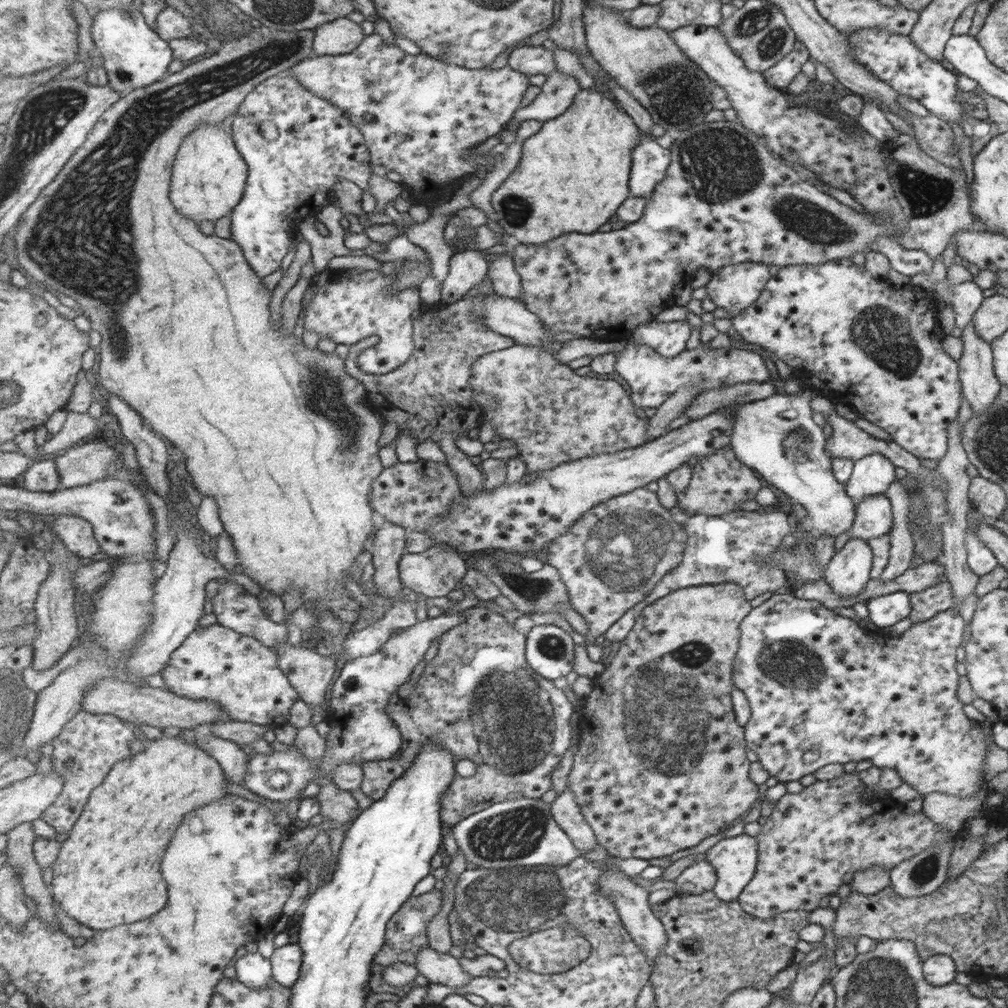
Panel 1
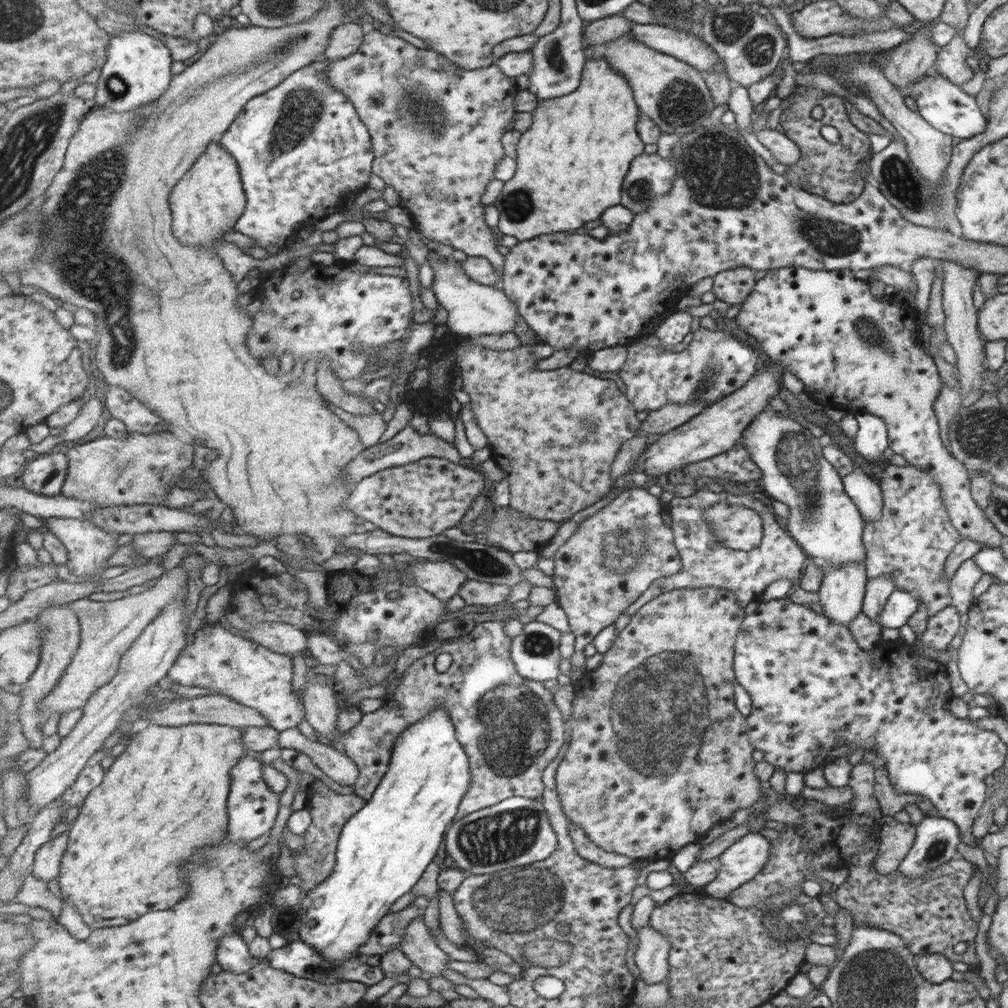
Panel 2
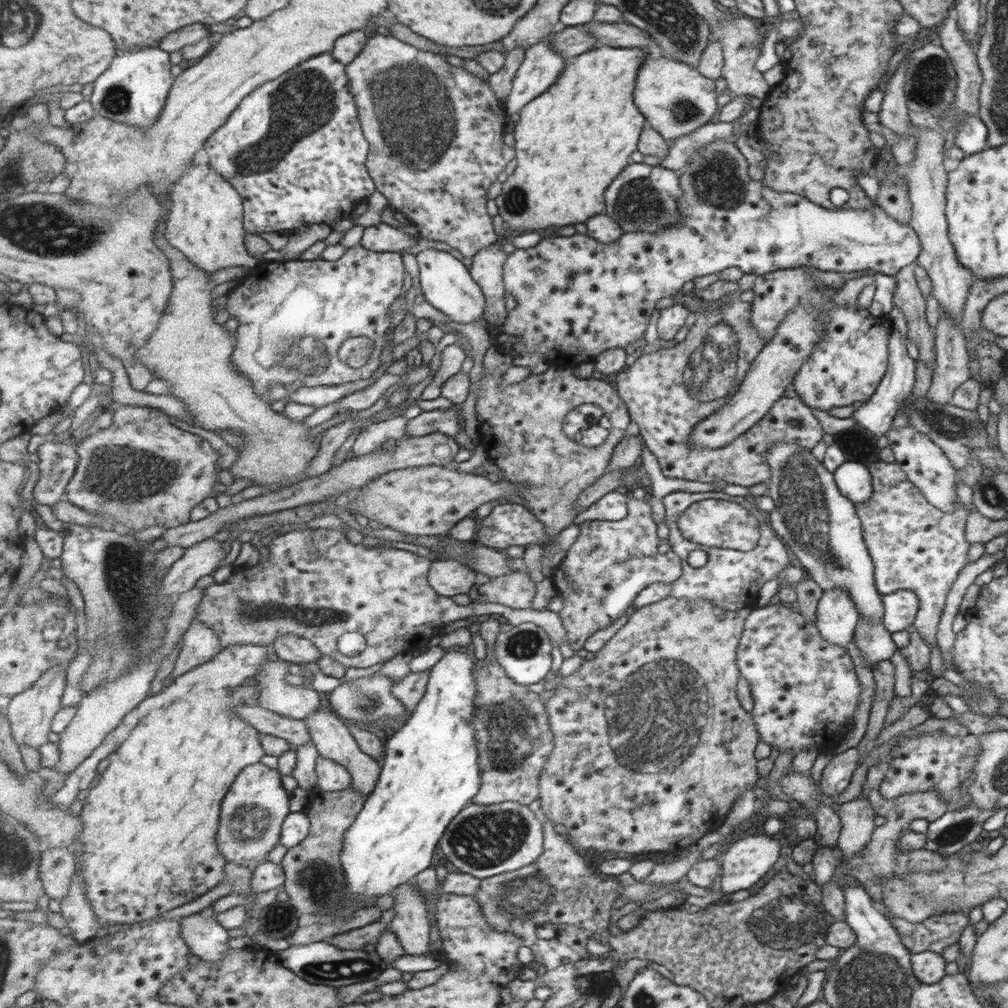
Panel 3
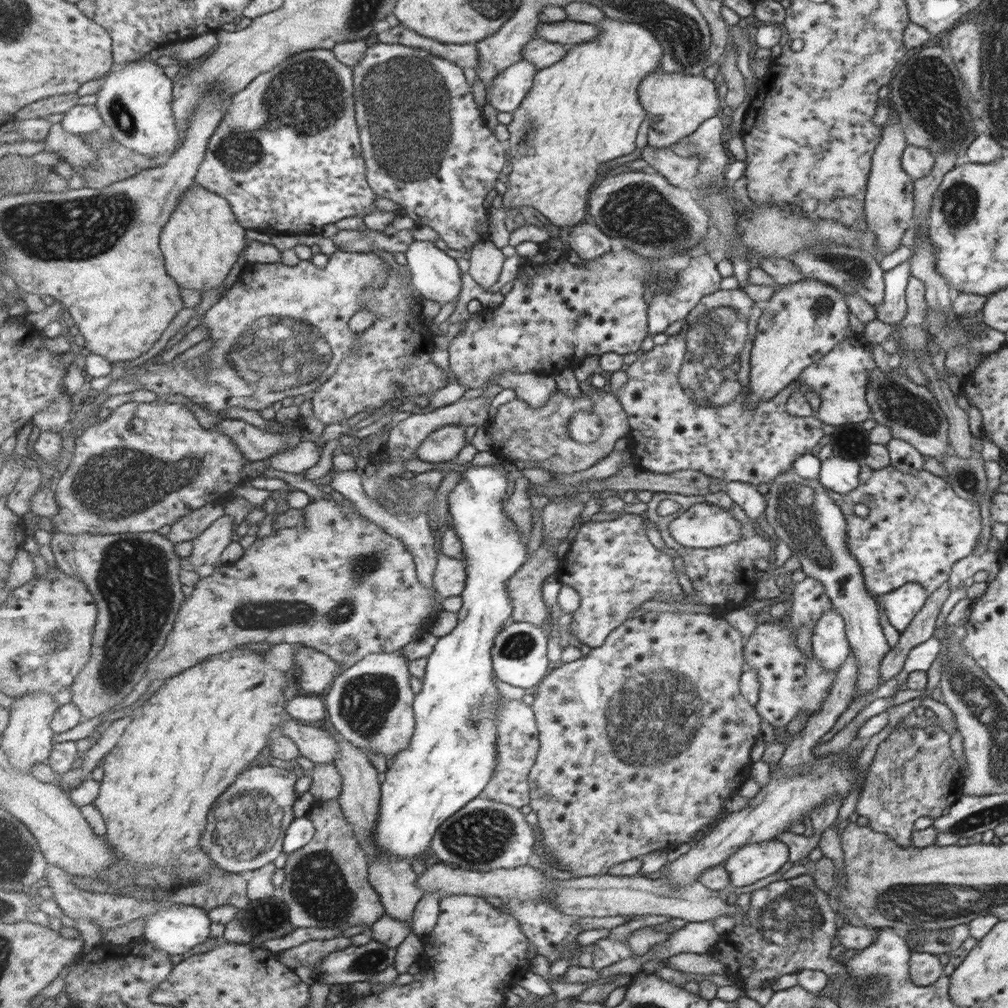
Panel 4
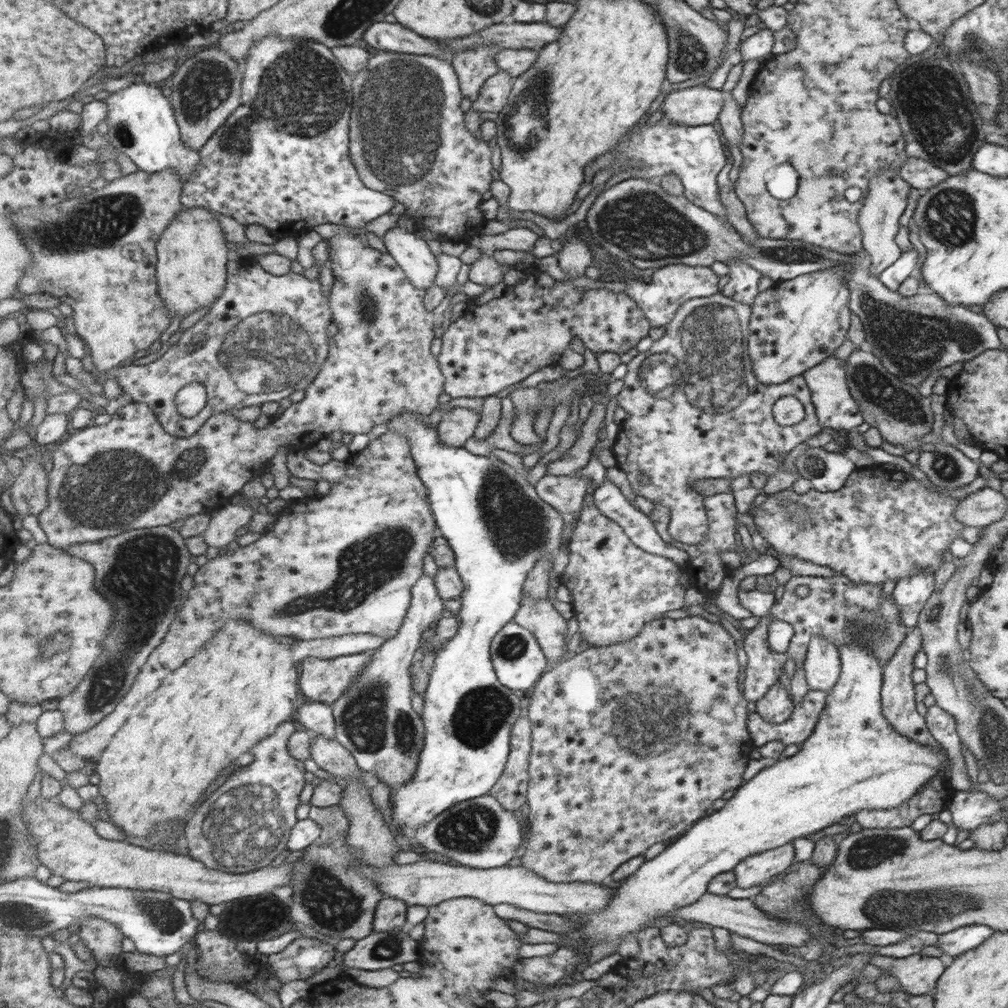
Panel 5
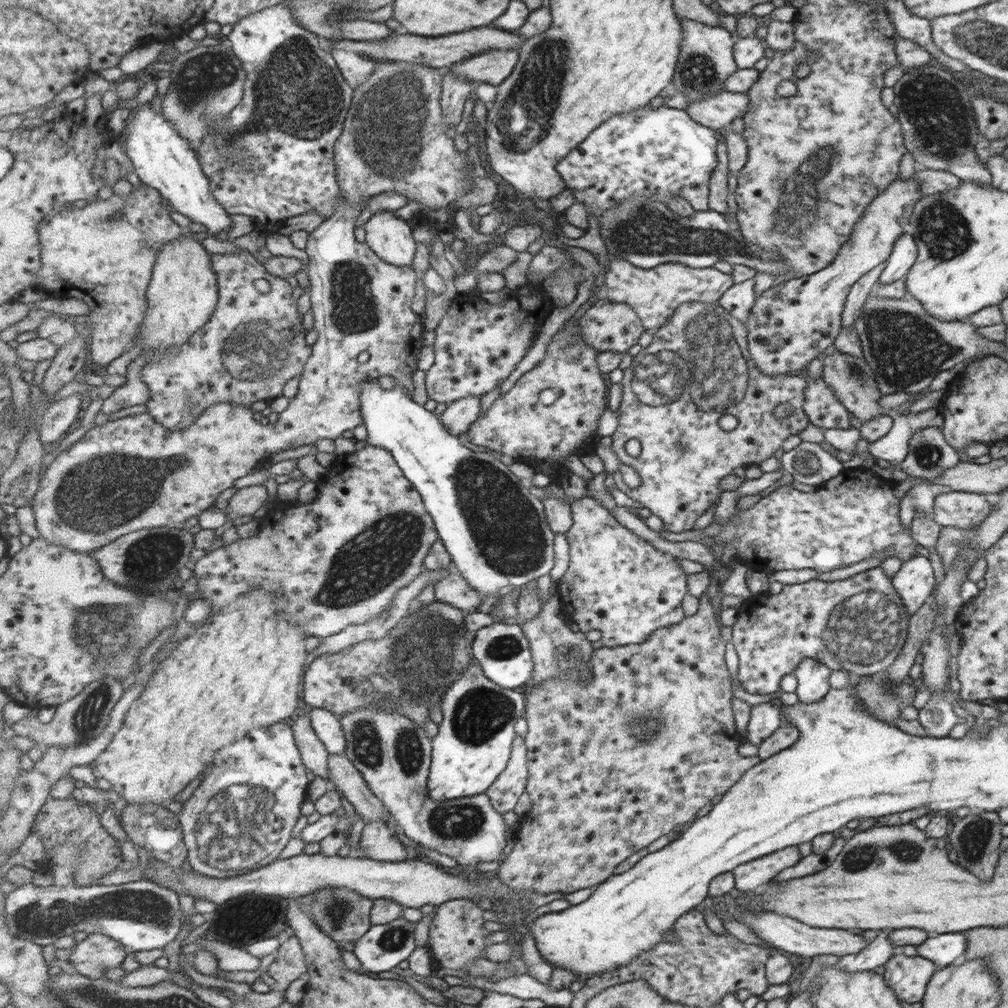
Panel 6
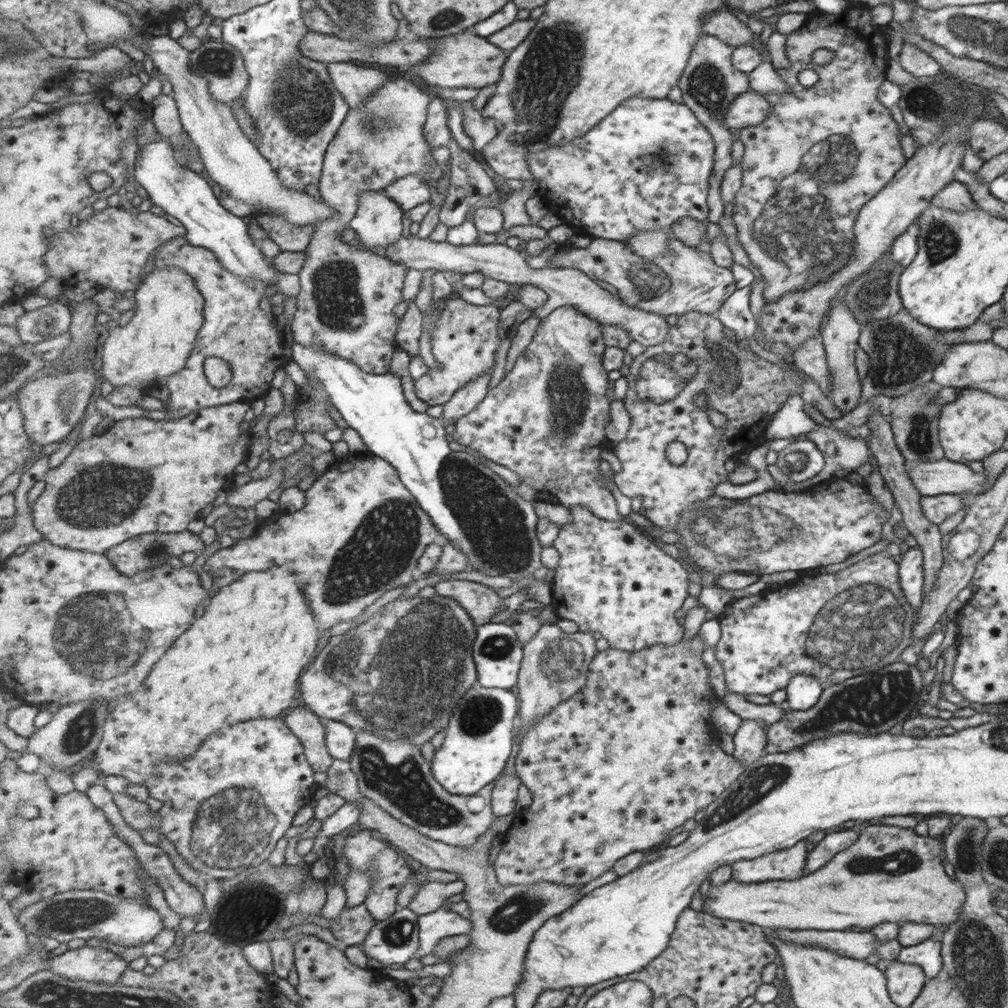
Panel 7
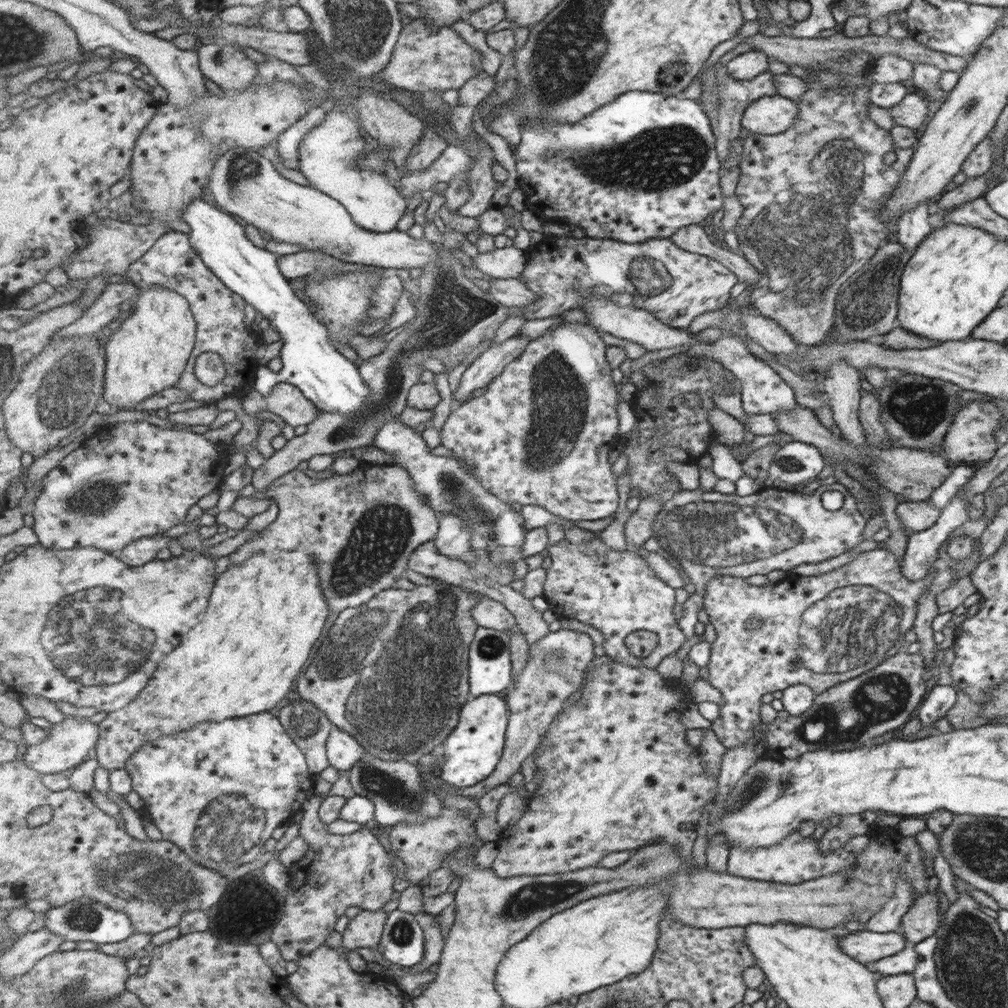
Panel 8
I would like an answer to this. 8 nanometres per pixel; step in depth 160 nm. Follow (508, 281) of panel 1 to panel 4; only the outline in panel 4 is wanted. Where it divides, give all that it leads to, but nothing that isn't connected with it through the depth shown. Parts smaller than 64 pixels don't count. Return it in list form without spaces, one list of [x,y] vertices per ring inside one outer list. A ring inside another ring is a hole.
[[[377,41],[367,49],[363,60],[354,66],[354,96],[356,97],[356,119],[360,128],[368,181],[378,196],[399,204],[401,206],[400,214],[405,214],[413,221],[419,222],[419,225],[433,226],[433,229],[439,234],[440,240],[445,241],[452,249],[469,253],[470,249],[476,246],[477,240],[483,242],[485,234],[490,232],[490,214],[487,214],[485,200],[487,200],[487,194],[494,190],[493,188],[499,180],[499,172],[503,173],[508,170],[510,152],[508,154],[505,152],[501,141],[497,140],[497,136],[485,125],[482,109],[477,109],[471,87],[469,87],[469,82],[461,67],[451,60],[435,56],[427,50],[411,46],[407,48],[404,44],[385,44]]]

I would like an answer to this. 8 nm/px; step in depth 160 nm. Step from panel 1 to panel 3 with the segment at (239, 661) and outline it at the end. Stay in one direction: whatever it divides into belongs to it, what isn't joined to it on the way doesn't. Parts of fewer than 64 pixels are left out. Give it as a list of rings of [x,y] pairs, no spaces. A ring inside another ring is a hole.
[[[282,659],[266,662],[258,674],[248,680],[256,679],[254,685],[261,686],[257,700],[262,707],[292,719],[306,720],[322,704],[323,694],[303,685],[288,684],[285,678],[290,663]]]

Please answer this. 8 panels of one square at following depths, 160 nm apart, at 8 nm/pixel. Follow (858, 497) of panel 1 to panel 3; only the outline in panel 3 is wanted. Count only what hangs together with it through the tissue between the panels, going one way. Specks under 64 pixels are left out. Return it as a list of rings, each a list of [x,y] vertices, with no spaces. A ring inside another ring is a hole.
[[[893,305],[889,313],[885,316],[890,321],[890,331],[888,332],[889,364],[888,371],[885,372],[880,386],[873,392],[872,398],[865,401],[864,405],[857,406],[857,410],[852,414],[855,424],[869,431],[877,439],[885,435],[891,425],[891,422],[900,410],[901,401],[905,400],[915,382],[914,378],[914,360],[908,357],[905,348],[906,338],[906,320],[898,306]]]

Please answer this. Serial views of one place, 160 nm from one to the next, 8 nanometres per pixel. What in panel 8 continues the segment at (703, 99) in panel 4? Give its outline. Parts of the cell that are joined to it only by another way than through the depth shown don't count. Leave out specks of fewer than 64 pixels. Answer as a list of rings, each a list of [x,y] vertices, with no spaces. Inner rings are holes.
[[[763,96],[753,100],[743,112],[740,125],[757,136],[779,134],[796,120],[798,108],[784,96]]]

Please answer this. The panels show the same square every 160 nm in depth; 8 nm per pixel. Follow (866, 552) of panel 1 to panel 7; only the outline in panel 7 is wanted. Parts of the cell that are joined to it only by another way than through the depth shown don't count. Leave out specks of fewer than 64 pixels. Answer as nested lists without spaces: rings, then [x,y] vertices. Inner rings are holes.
[[[797,674],[788,680],[786,689],[786,701],[789,709],[807,710],[819,702],[824,686],[812,676]]]

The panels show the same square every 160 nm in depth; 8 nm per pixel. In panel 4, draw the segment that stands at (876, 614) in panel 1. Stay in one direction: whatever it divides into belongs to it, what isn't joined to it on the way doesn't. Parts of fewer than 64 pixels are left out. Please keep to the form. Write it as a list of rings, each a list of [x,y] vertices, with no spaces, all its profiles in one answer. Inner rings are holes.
[[[912,582],[897,587],[895,591],[878,595],[878,600],[889,624],[901,632],[923,606],[927,596],[926,590],[920,584]]]

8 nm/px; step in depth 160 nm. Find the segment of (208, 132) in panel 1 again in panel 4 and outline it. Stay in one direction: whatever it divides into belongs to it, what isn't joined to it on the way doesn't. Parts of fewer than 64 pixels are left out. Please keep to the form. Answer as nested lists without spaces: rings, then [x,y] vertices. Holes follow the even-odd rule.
[[[194,184],[182,196],[160,236],[160,247],[164,252],[169,276],[172,276],[181,288],[188,288],[189,290],[207,292],[211,288],[222,286],[225,278],[229,276],[229,272],[233,270],[239,254],[241,252],[243,254],[249,244],[245,237],[245,230],[246,228],[243,228],[240,221],[237,220],[232,204],[224,196],[219,196],[204,186]]]

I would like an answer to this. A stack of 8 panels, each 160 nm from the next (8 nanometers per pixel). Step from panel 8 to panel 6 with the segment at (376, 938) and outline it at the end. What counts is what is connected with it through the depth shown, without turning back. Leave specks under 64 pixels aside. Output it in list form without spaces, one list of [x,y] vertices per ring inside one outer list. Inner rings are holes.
[[[320,888],[311,894],[313,905],[308,914],[320,926],[320,929],[339,944],[345,941],[357,942],[363,938],[372,924],[372,910],[377,900],[363,897],[349,888]]]

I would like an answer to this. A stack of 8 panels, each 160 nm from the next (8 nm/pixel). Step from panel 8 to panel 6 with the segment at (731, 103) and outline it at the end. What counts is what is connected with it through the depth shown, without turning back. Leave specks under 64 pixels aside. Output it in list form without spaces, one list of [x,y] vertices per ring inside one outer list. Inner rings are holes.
[[[677,14],[677,20],[680,20],[683,35],[672,90],[681,92],[686,100],[699,100],[719,94],[724,90],[722,84],[724,84],[725,79],[738,69],[733,58],[735,48],[731,34],[727,30],[723,30],[723,27],[703,25],[699,21],[681,19],[679,14]],[[723,140],[717,143],[717,156],[721,156],[721,164],[716,164],[717,172],[713,172],[713,176],[710,176],[708,180],[708,208],[725,216],[725,212],[728,212],[725,201],[728,194],[728,156]]]

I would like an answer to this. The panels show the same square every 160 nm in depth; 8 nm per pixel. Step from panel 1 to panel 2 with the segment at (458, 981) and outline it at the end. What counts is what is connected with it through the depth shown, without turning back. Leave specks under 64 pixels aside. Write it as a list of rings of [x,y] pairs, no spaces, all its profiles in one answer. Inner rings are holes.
[[[423,915],[409,924],[401,949],[413,961],[414,967],[426,974],[438,977],[447,970],[449,956],[435,943]]]

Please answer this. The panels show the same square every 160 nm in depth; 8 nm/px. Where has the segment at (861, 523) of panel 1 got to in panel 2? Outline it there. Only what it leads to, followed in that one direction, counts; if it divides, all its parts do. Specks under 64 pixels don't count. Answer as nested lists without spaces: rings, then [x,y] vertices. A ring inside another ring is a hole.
[[[856,468],[843,477],[843,486],[844,492],[860,509],[861,516],[866,518],[866,522],[879,520],[883,499],[874,477]]]

